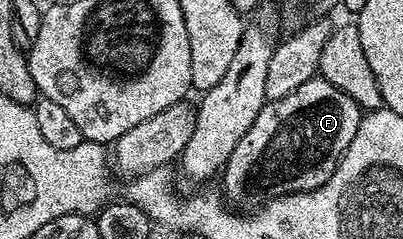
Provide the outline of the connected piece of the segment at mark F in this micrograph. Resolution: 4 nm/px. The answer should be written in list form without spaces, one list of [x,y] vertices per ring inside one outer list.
[[[319,75],[295,87],[295,91],[283,95],[283,99],[266,101],[247,135],[239,139],[227,159],[223,170],[224,200],[233,207],[260,207],[275,197],[323,187],[347,147],[351,147],[362,116],[363,110],[351,95],[339,91],[335,83],[327,83],[327,79]]]

